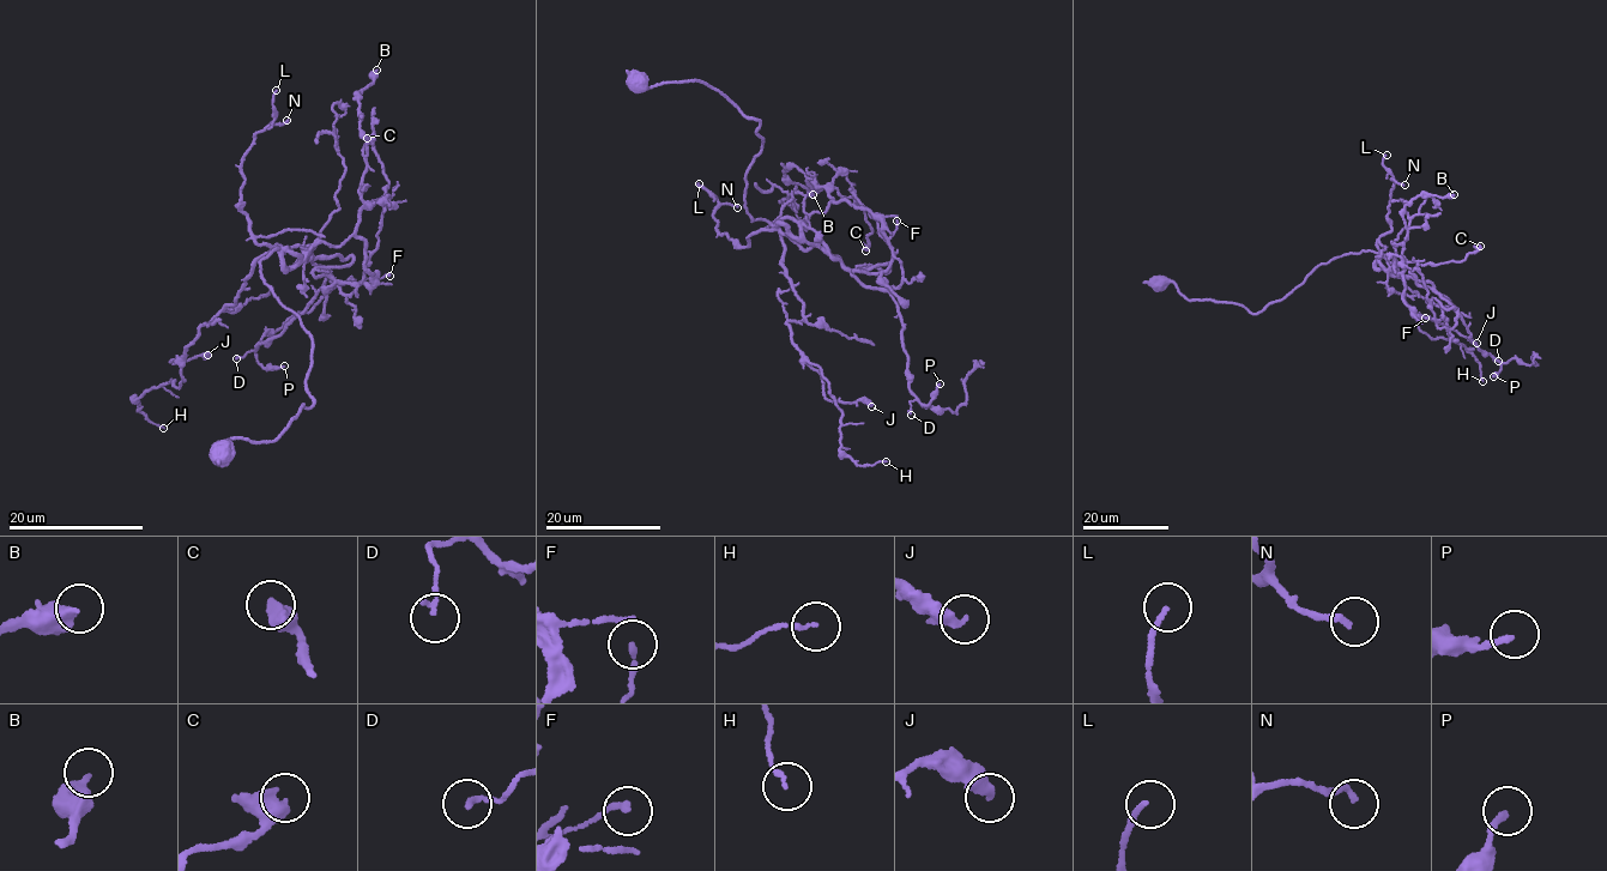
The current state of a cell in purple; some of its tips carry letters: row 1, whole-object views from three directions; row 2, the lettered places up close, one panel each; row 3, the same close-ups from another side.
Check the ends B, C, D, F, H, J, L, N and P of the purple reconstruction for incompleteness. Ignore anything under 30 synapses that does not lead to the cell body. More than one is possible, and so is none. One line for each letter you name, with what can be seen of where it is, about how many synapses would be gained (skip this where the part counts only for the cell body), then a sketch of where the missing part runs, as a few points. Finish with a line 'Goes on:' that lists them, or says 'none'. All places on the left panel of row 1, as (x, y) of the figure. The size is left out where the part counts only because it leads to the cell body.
Goes on: none

